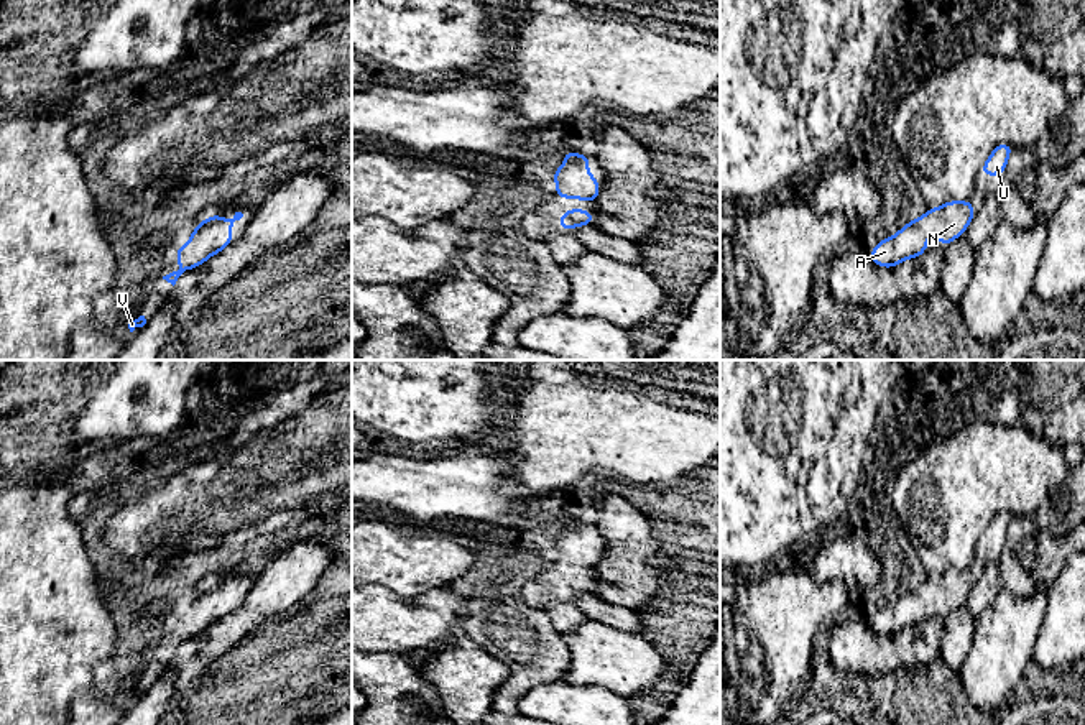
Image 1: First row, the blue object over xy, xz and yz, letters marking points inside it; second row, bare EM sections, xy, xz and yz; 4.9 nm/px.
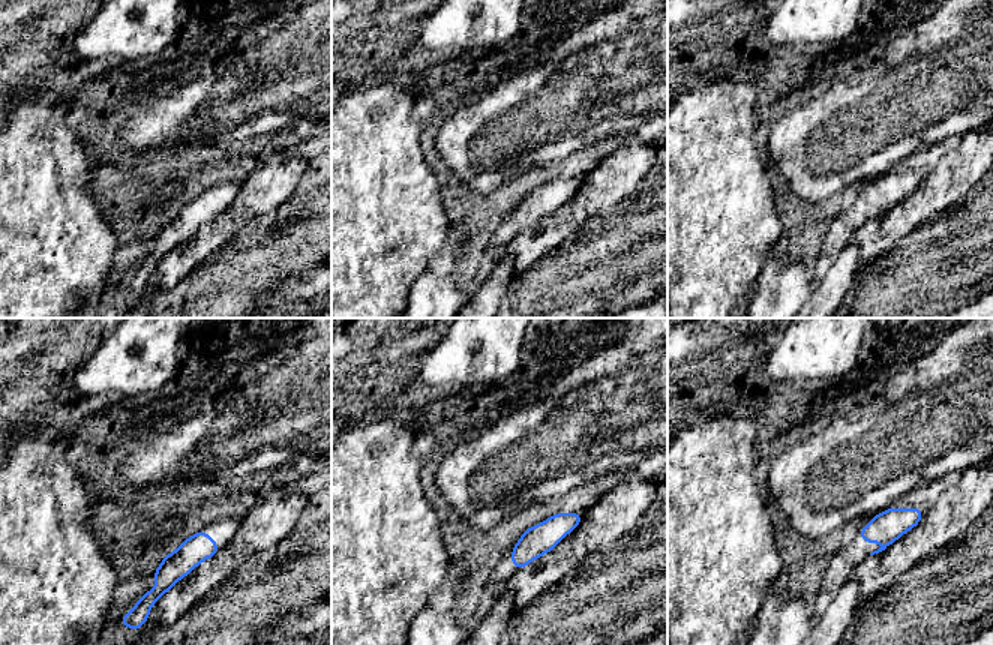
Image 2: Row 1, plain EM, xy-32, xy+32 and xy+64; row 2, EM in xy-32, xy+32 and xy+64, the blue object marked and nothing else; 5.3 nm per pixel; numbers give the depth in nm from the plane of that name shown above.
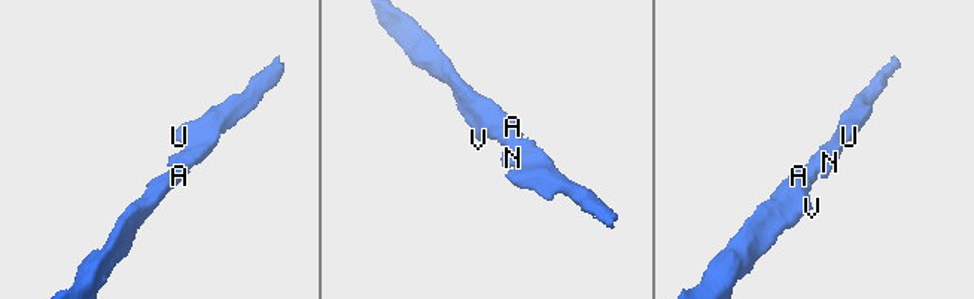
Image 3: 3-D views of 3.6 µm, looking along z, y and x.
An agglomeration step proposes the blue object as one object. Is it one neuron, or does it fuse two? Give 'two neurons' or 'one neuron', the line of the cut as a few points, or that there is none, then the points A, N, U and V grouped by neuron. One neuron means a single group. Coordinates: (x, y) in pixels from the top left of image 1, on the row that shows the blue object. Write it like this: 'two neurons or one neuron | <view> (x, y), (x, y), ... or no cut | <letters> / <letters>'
one neuron | no cut | A N U V

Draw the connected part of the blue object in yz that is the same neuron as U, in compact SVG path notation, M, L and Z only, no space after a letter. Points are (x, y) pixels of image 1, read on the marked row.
M1000 143L991 151L990 158L985 161L980 173L983 176L1000 176L1006 169L1008 156L1013 153L1013 146L1009 143Z

